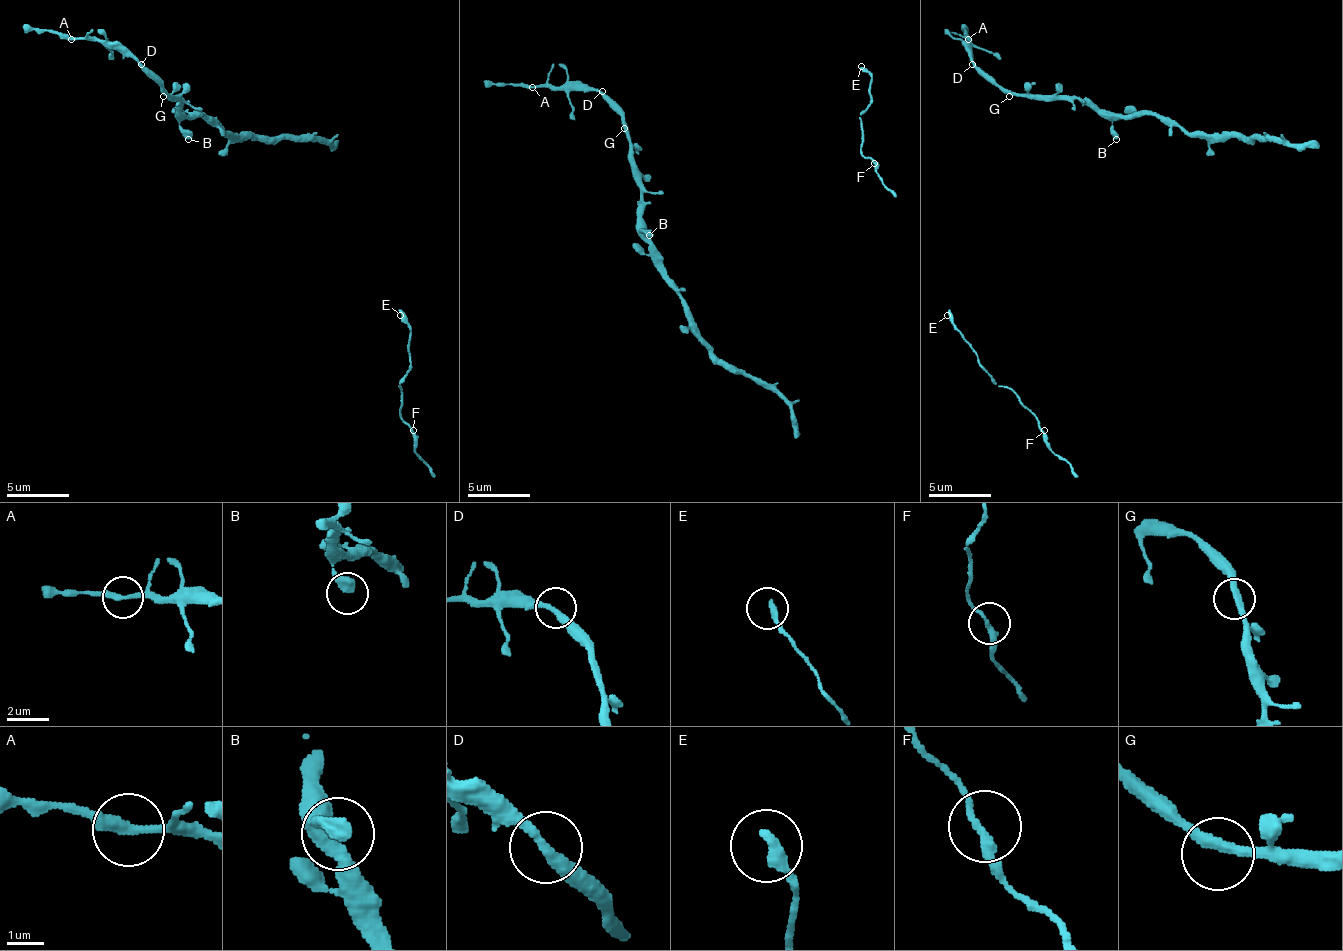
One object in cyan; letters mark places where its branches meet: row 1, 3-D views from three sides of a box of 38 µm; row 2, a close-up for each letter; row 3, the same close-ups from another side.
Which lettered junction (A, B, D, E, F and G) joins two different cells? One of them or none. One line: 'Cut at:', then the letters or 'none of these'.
Cut at: none of these

